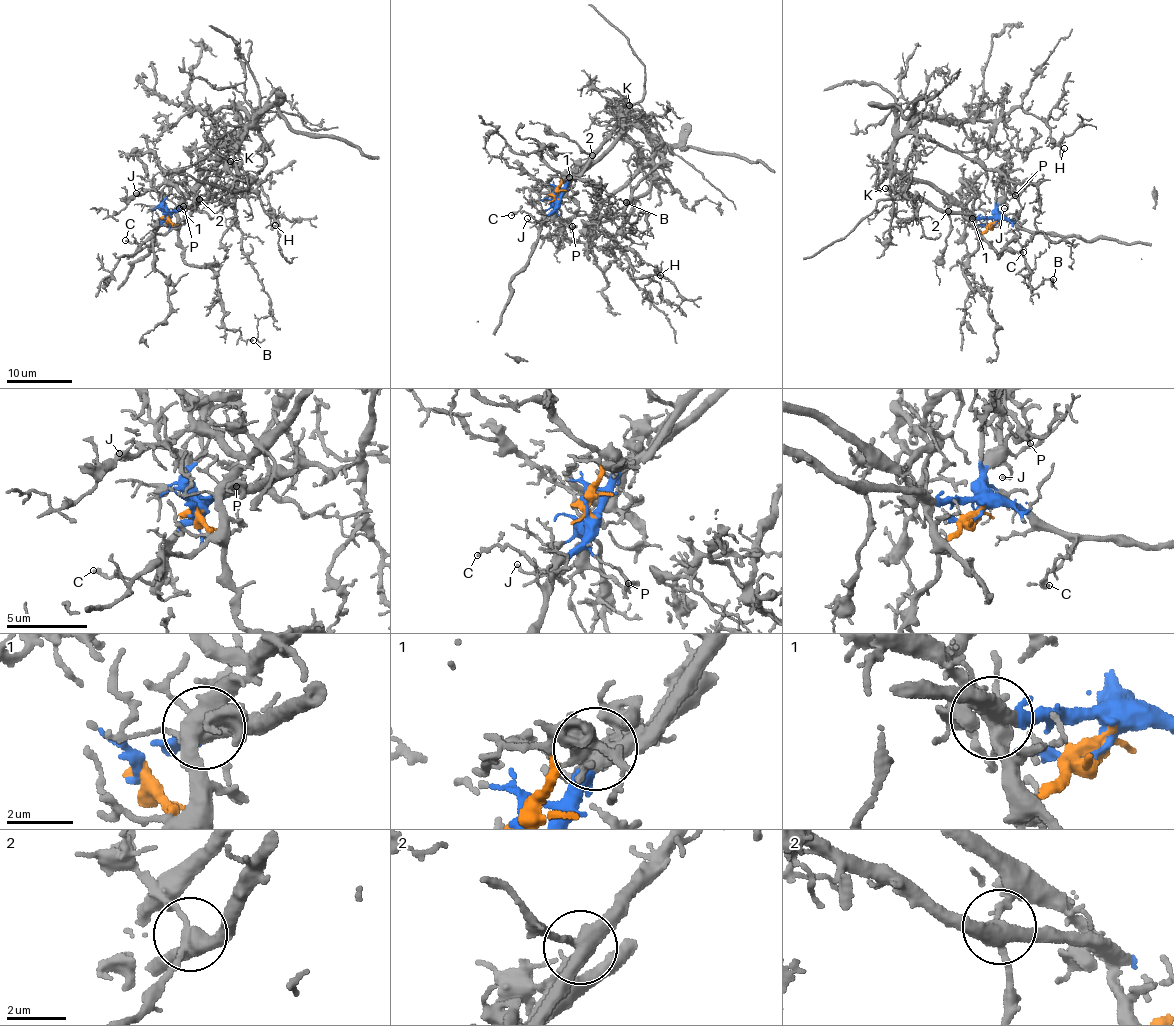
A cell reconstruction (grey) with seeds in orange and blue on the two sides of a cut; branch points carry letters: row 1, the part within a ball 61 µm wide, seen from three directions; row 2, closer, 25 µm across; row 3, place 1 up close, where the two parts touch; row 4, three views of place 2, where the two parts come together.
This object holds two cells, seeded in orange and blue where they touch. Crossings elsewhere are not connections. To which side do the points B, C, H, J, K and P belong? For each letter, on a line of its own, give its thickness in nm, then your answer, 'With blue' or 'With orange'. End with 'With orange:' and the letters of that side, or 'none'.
B: Thickness 220 nm. With orange
C: Thickness 200 nm. With blue
H: Thickness 160 nm. With orange
J: Thickness 140 nm. With blue
K: Thickness 100 nm. With blue
P: Thickness 200 nm. With blue
With orange: B, H

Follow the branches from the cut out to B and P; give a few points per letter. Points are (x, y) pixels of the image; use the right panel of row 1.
B: (994, 221), (980, 238), (997, 257), (1001, 251), (1024, 257), (1033, 288), (1054, 279)
P: (994, 221), (996, 206), (1007, 192), (1011, 188), (1016, 195)

